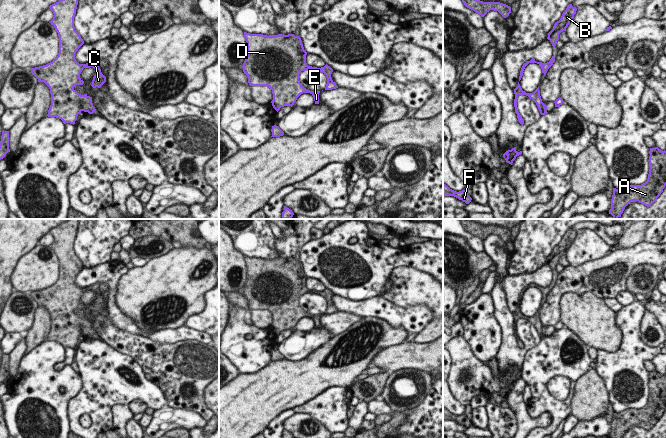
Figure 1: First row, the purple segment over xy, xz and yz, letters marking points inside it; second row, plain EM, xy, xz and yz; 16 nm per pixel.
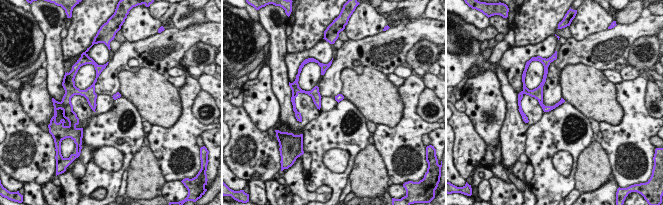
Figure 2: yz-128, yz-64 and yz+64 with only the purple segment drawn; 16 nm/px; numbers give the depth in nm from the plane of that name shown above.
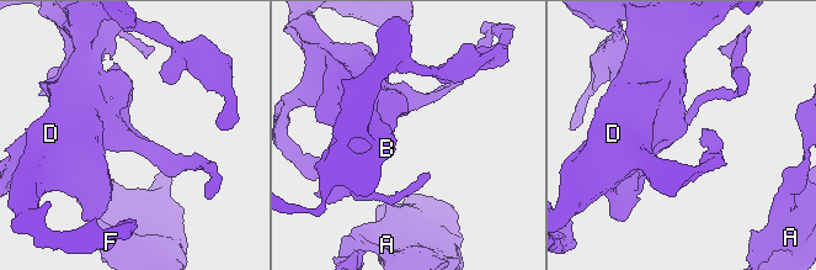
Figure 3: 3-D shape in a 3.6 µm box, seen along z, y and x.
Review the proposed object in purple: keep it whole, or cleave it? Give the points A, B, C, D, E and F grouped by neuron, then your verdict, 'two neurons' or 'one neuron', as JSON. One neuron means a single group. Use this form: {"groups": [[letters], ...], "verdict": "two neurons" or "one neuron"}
{"groups": [["A", "B", "C", "D", "F"], ["E"]], "verdict": "two neurons"}

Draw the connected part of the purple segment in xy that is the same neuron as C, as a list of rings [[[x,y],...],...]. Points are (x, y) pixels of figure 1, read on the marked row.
[[[59,0],[49,6],[54,14],[50,23],[59,36],[59,53],[52,62],[31,68],[31,73],[38,82],[44,82],[50,89],[51,105],[47,116],[73,125],[82,111],[96,111],[92,97],[81,95],[74,89],[76,85],[84,84],[80,78],[82,70],[88,67],[95,69],[91,85],[93,88],[100,88],[106,82],[106,77],[99,68],[99,59],[86,64],[79,64],[75,59],[76,52],[84,44],[74,27],[77,5],[78,0]]]

